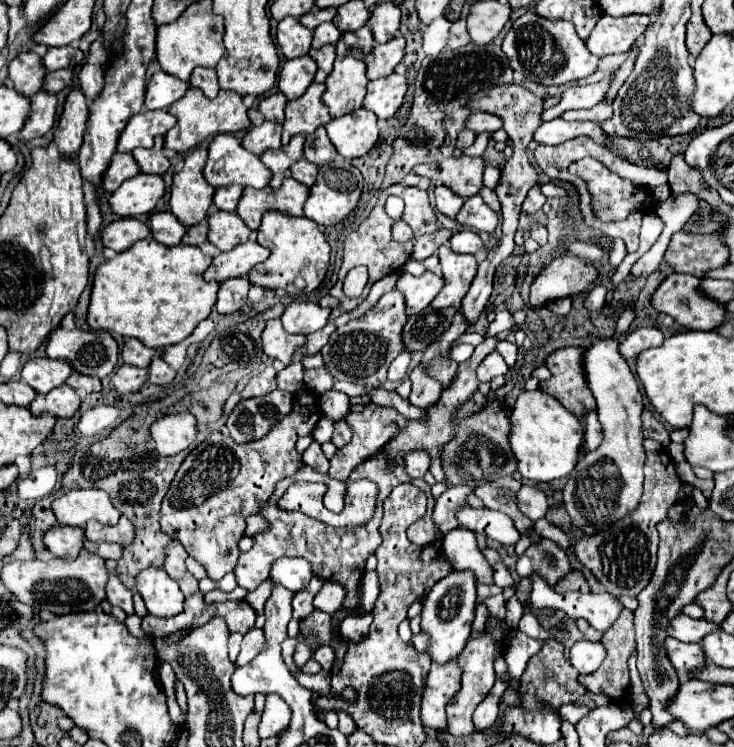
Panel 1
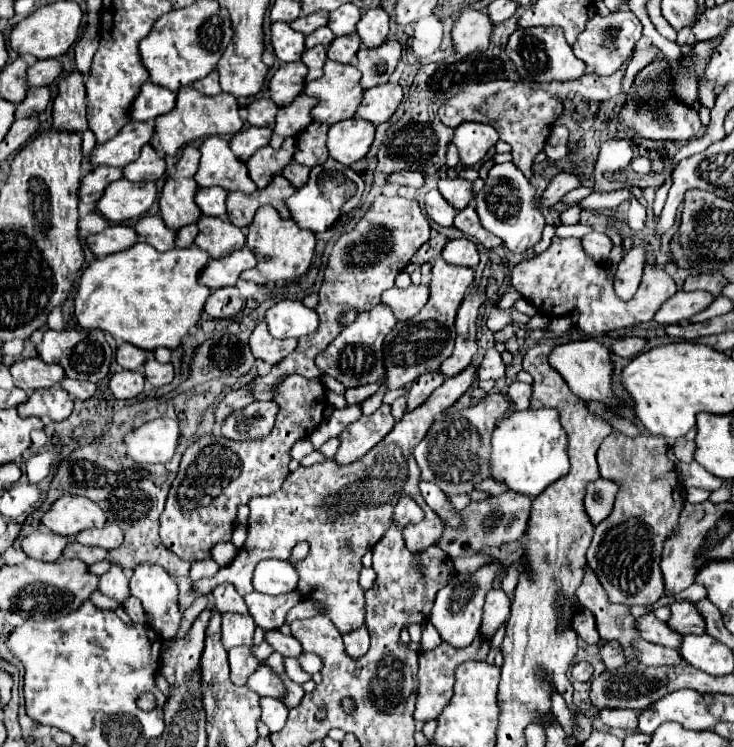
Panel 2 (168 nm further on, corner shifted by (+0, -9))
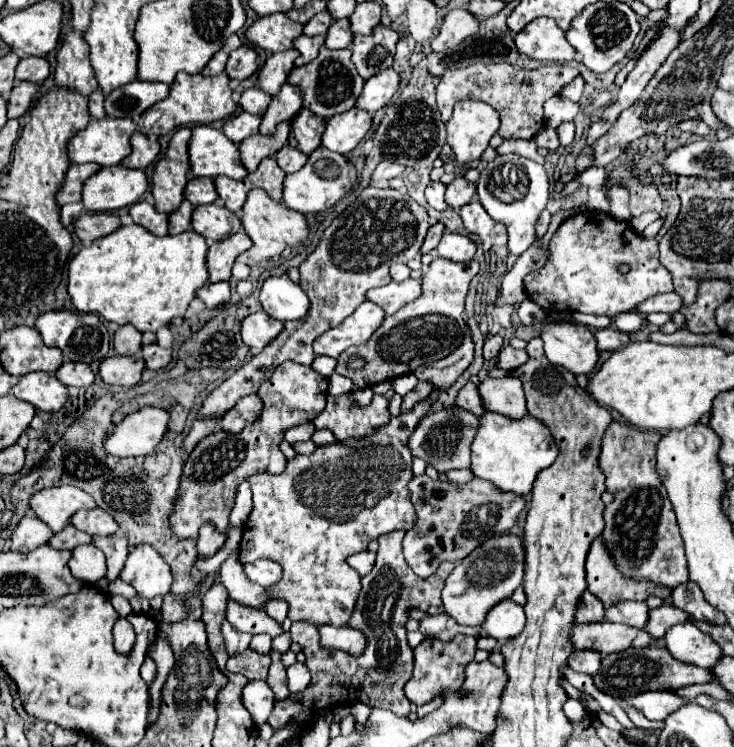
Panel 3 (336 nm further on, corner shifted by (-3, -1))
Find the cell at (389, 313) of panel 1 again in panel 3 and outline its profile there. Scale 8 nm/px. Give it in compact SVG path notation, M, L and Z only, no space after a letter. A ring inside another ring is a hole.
M362 302L342 324L326 330L314 340L314 352L338 358L350 346L364 344L384 320L384 310L372 302Z

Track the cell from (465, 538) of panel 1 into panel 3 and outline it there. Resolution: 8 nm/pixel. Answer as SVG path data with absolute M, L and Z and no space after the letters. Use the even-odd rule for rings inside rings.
M504 600L502 604L494 606L484 620L484 628L492 638L498 642L506 642L518 636L524 628L524 610L522 606L514 604L512 600Z

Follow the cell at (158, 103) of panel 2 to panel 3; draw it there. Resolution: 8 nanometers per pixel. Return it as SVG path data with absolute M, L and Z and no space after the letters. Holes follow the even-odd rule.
M134 80L126 86L112 90L104 98L104 110L106 110L106 116L112 116L112 118L126 116L126 118L138 120L146 108L164 100L168 96L168 92L170 92L168 84Z

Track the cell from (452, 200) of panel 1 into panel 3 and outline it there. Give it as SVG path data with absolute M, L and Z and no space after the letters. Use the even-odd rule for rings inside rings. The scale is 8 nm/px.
M430 182L426 188L426 200L434 210L446 210L448 204L444 200L444 192L446 192L446 184L442 182Z

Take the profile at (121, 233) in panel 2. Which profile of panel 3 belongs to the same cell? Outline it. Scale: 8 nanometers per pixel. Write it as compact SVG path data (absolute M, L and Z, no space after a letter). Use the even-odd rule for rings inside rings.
M96 212L96 214L86 214L74 220L74 232L76 236L88 244L100 236L106 236L108 232L114 232L120 226L120 220L116 214L110 212Z

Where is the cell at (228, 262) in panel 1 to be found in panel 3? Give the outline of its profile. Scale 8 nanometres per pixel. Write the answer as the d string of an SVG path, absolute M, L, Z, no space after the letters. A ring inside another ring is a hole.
M236 232L224 240L214 242L208 248L208 272L210 272L210 282L222 282L230 280L232 276L232 264L238 254L250 248L250 238L246 232Z

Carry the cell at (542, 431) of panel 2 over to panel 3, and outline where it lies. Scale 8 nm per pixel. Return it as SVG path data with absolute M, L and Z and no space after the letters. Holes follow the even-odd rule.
M484 412L478 420L478 432L472 442L470 470L474 476L492 482L500 492L514 492L514 494L526 496L532 492L532 484L536 480L536 474L544 466L550 466L556 460L556 454L558 454L558 450L556 450L556 444L552 442L552 434L548 434L548 428L544 424L540 424L536 418L524 416L520 420L512 420L502 414L496 414L496 412Z

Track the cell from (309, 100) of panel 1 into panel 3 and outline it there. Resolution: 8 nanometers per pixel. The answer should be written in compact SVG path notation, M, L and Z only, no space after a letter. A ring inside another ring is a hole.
M284 84L280 88L280 92L272 98L270 106L266 108L266 112L262 116L260 134L264 134L264 136L272 134L272 130L276 130L276 124L286 122L286 120L292 120L300 108L302 108L300 94L296 92L294 86Z

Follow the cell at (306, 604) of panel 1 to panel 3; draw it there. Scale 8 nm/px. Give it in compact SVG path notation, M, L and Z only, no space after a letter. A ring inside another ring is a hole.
M232 556L220 568L220 582L228 588L230 598L236 600L238 604L258 608L264 602L268 602L266 590L262 586L256 586L254 582L250 582L246 578L246 574L242 572L242 564L232 562Z

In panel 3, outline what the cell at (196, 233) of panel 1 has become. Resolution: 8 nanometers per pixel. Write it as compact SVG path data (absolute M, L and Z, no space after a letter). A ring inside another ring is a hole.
M184 200L180 208L176 208L172 214L168 214L168 234L180 234L186 232L190 226L190 216L192 216L192 204Z

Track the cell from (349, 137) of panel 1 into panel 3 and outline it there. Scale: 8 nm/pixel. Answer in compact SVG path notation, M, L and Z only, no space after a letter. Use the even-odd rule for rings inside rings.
M352 108L344 114L332 116L326 122L322 144L332 152L346 154L356 148L356 144L366 136L370 126L372 126L370 114L360 108Z

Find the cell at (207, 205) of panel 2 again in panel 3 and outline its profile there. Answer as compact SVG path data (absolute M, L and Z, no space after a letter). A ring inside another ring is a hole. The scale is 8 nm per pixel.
M190 178L184 188L184 198L188 198L194 206L200 206L200 204L214 202L218 194L210 178Z

